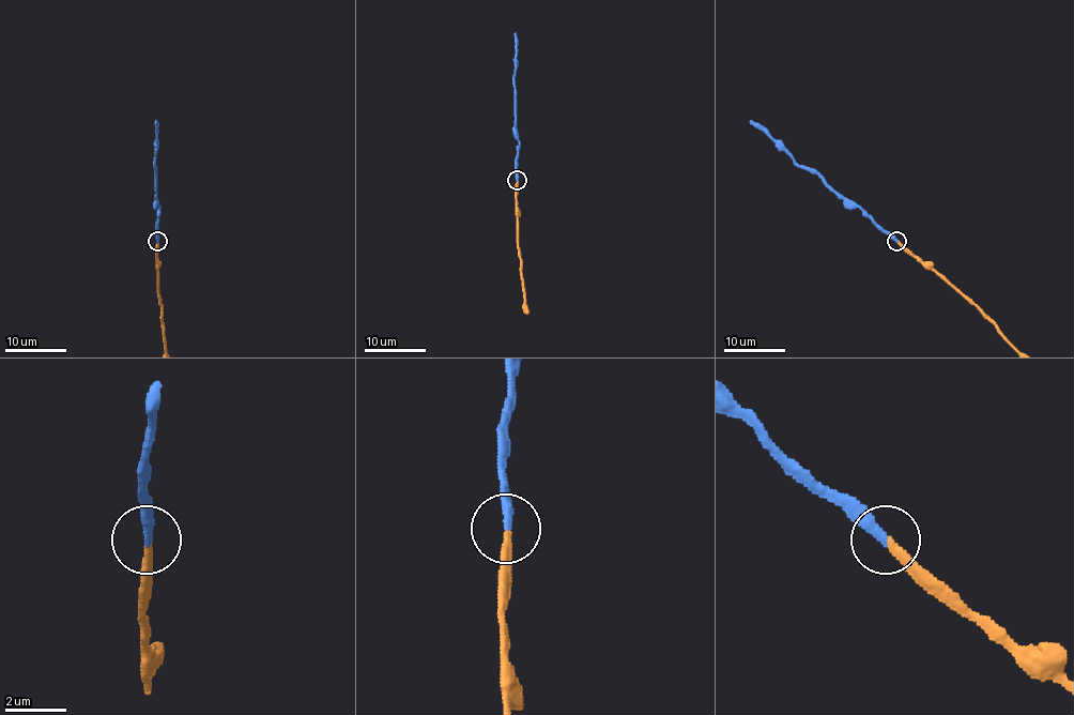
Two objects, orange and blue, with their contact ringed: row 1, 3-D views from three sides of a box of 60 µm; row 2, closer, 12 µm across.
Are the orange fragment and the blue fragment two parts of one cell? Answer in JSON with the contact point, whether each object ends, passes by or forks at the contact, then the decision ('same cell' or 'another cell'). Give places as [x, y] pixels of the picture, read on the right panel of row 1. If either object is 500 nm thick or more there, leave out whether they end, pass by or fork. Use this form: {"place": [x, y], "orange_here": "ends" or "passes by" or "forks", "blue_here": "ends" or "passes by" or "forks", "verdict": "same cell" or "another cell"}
{"place": [896, 241], "orange_here": "ends", "blue_here": "ends", "verdict": "same cell"}

